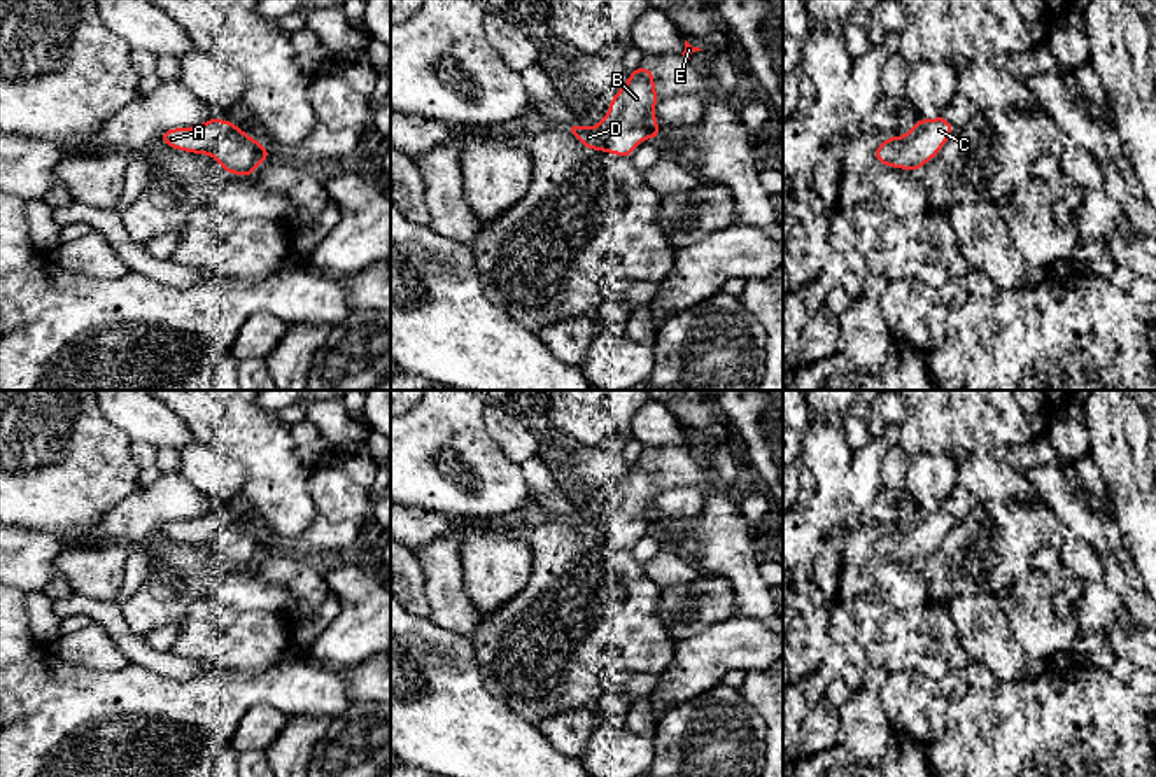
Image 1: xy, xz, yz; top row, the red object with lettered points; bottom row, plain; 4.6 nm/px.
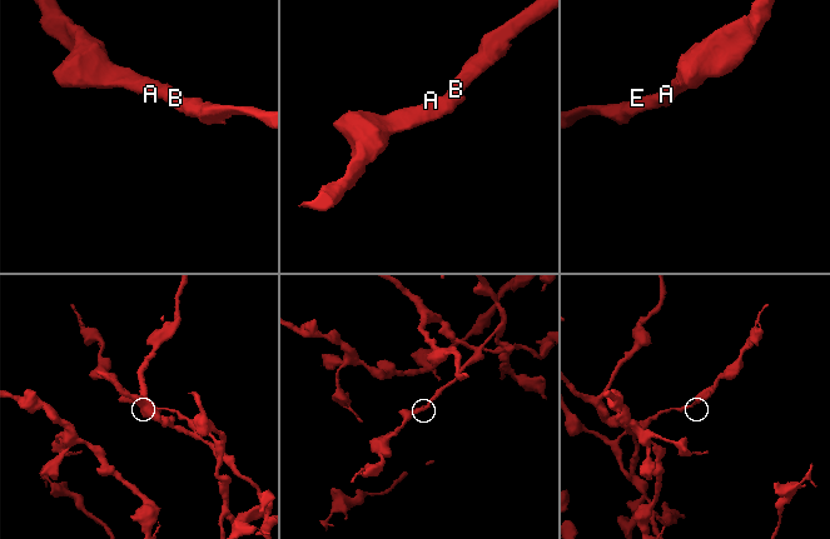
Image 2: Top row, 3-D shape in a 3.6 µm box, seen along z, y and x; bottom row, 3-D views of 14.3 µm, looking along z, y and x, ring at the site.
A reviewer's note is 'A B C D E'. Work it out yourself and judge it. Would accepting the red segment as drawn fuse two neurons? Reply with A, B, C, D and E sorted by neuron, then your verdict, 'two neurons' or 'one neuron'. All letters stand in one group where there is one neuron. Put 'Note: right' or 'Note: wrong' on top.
Note: right
A B C D E; one neuron

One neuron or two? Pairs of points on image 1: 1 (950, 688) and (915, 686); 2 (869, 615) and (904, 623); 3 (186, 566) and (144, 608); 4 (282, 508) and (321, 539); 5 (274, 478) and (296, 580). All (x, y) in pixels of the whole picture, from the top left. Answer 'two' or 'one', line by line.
1: one
2: one
3: one
4: two
5: one

